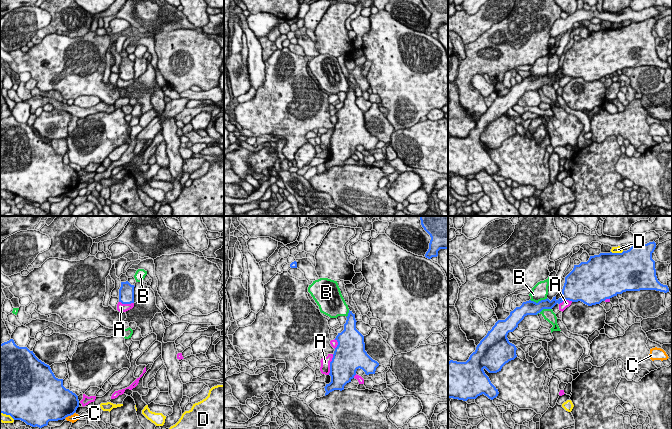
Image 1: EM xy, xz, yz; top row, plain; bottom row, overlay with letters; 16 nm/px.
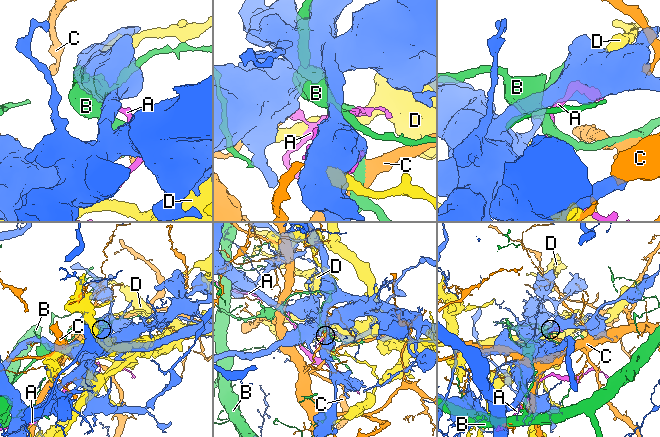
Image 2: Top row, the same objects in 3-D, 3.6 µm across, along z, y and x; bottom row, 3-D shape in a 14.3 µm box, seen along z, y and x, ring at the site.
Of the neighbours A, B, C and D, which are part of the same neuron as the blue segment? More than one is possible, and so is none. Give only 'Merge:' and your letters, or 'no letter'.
Merge: no letter

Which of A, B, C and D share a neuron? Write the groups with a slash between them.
A / B / C / D

